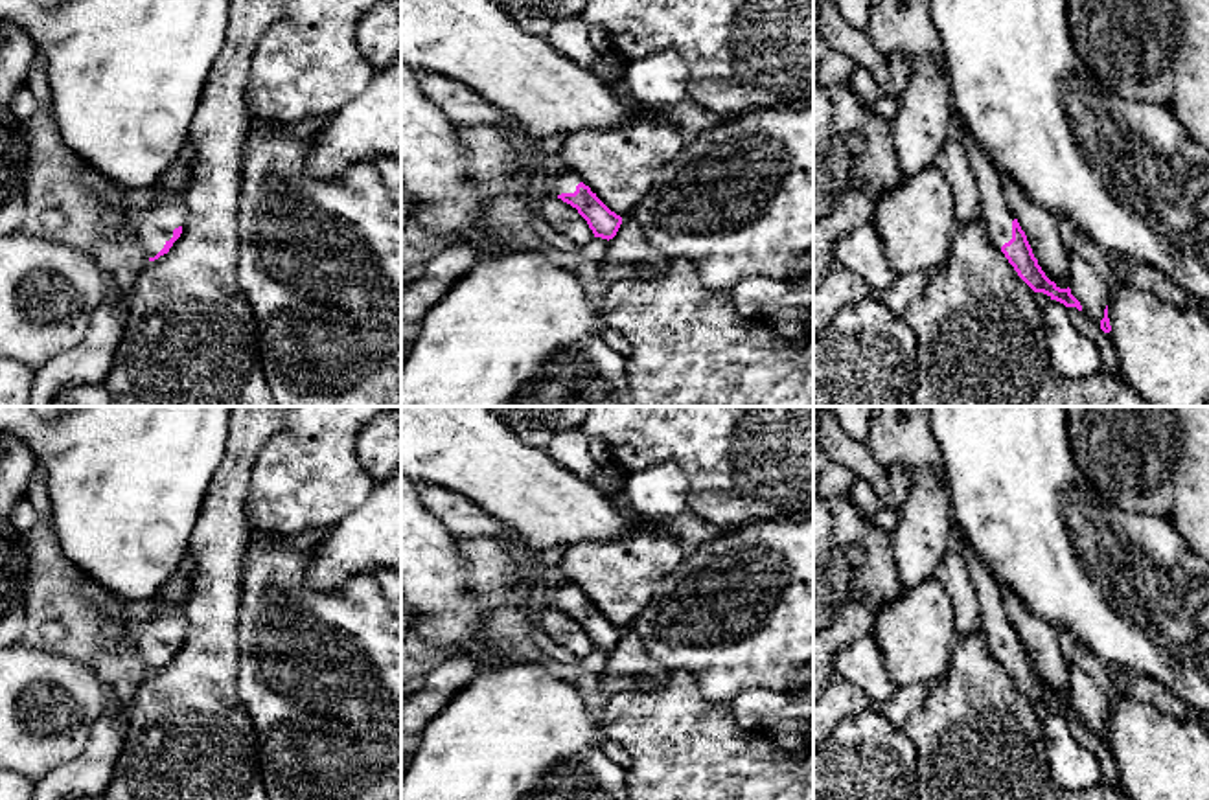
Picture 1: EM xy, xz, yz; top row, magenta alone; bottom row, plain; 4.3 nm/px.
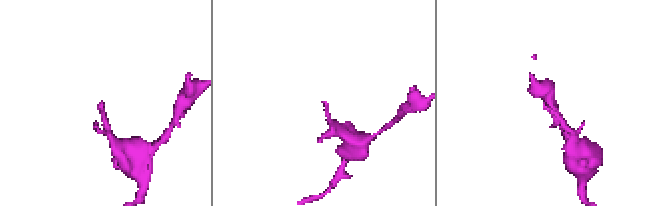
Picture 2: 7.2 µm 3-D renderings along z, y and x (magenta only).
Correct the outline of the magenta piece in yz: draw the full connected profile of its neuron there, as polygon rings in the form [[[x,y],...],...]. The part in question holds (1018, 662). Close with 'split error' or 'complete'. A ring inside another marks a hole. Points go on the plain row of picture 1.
[[[1018,631],[1012,633],[1012,651],[1001,658],[1001,664],[1014,679],[1018,688],[1034,703],[1043,704],[1051,712],[1064,715],[1065,719],[1077,719],[1082,723],[1080,714],[1071,706],[1071,701],[1060,701],[1054,693],[1051,693],[1038,671],[1032,666],[1032,660],[1027,653],[1025,644],[1021,642]]]; complete

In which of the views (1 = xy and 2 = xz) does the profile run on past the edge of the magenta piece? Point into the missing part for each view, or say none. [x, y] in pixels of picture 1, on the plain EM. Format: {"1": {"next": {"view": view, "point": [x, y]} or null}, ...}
{"1": {"next": null}, "2": {"next": null}}

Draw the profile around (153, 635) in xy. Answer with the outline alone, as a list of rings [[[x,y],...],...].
[[[160,594],[149,600],[153,612],[144,620],[131,620],[121,629],[136,642],[147,669],[155,669],[173,649],[173,642],[186,634],[184,609],[166,605]]]

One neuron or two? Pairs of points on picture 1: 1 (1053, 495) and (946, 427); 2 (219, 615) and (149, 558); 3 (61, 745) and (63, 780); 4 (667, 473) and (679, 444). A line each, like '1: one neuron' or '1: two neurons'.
1: one neuron
2: two neurons
3: two neurons
4: two neurons

